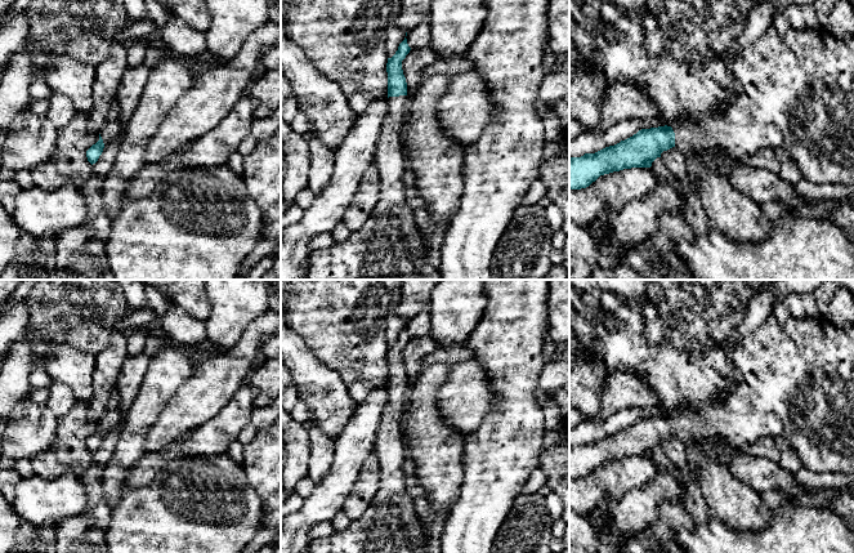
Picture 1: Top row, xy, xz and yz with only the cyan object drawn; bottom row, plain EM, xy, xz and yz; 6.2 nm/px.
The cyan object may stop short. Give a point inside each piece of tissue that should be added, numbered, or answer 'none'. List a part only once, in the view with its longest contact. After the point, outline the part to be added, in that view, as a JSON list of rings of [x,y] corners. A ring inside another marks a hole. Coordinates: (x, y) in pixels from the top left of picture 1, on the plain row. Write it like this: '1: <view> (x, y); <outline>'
1: xz (390, 523); [[[389,385],[388,401],[376,433],[375,455],[380,464],[380,485],[365,513],[343,531],[310,540],[309,553],[432,553],[424,536],[422,523],[407,492],[403,463],[407,447],[403,433],[408,385]]]

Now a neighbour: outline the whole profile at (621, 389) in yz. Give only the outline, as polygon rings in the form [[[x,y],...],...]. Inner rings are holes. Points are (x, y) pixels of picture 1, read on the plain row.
[[[612,371],[602,384],[600,406],[595,422],[602,424],[620,410],[645,406],[661,406],[650,385],[638,375]]]

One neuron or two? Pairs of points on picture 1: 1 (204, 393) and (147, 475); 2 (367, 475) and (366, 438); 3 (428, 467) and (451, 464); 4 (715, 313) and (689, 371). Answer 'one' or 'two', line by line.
1: two
2: two
3: one
4: two

